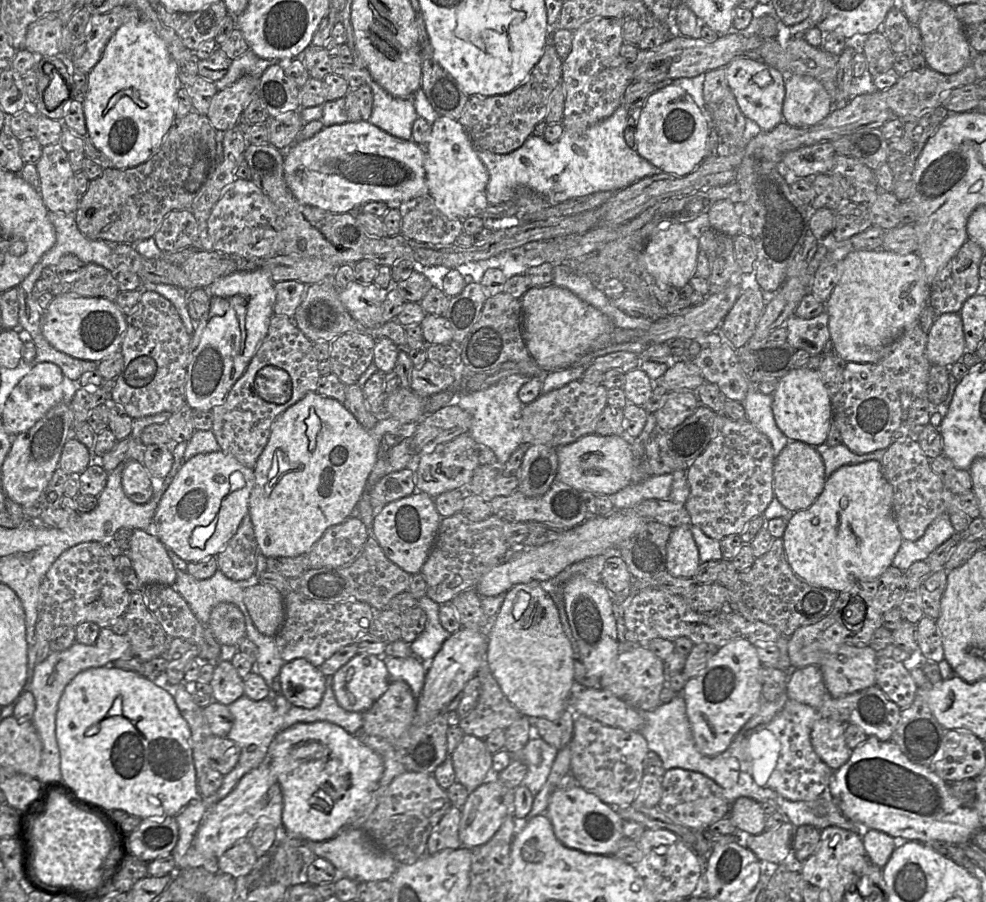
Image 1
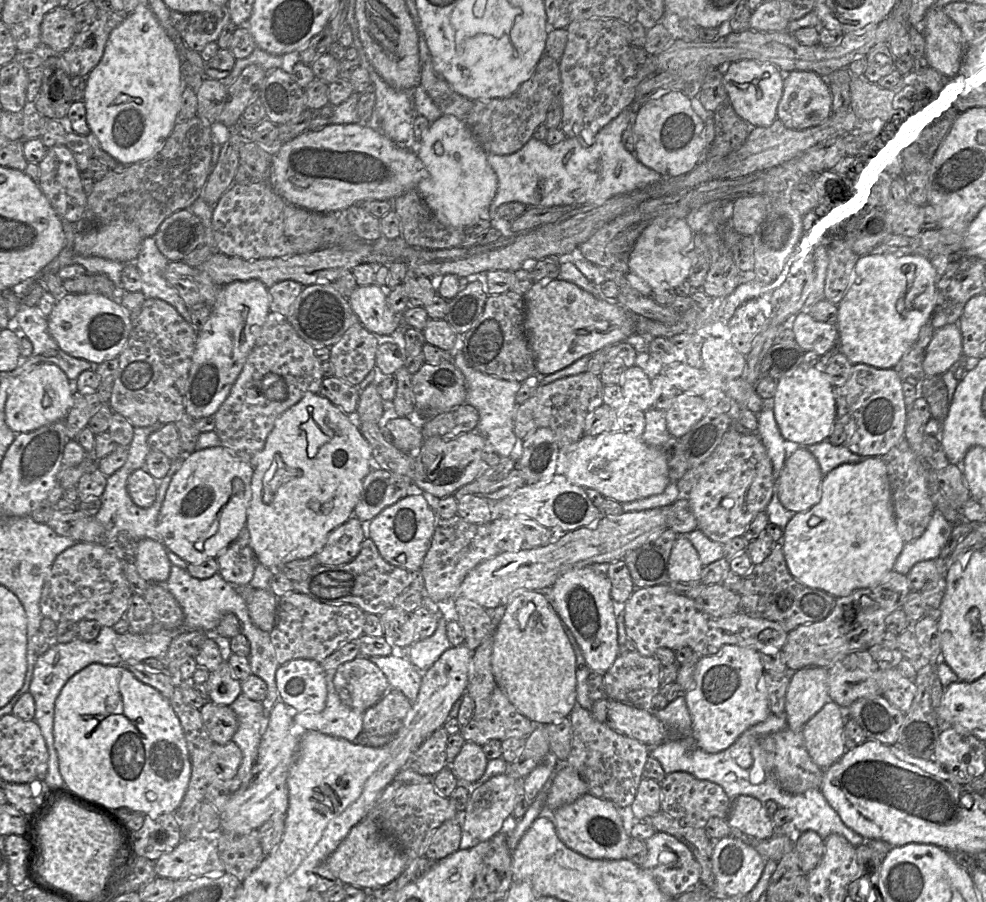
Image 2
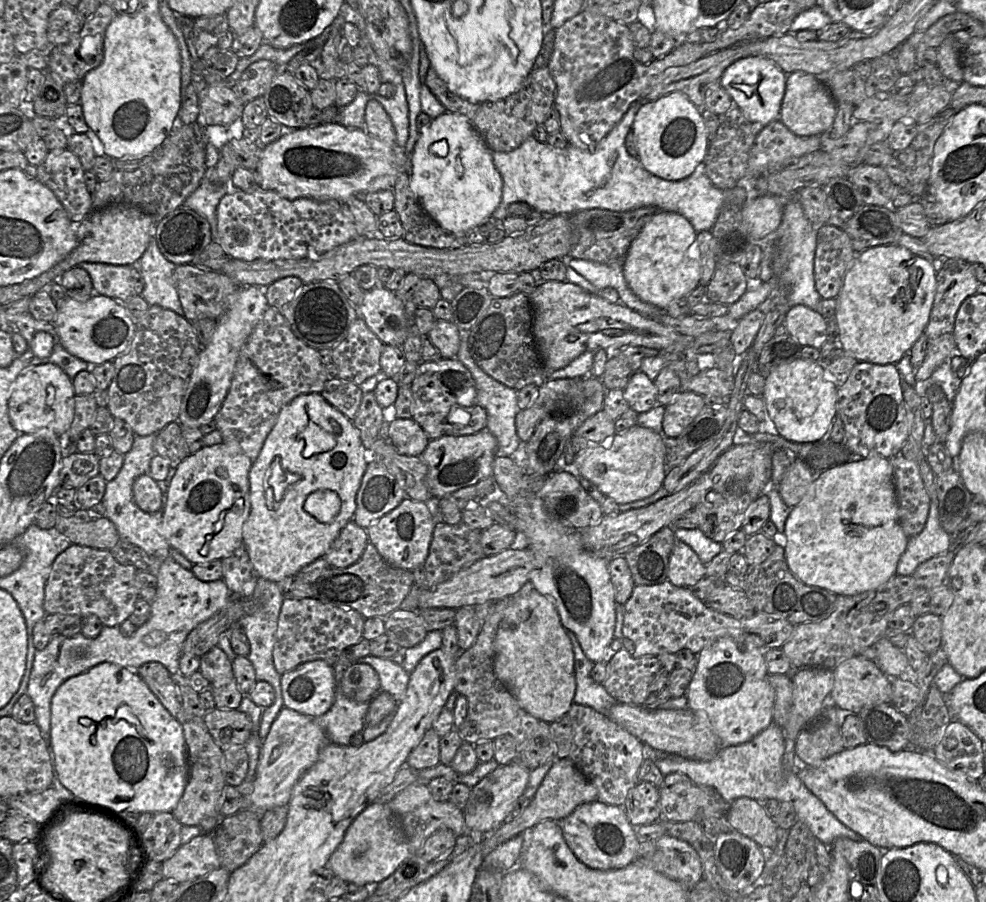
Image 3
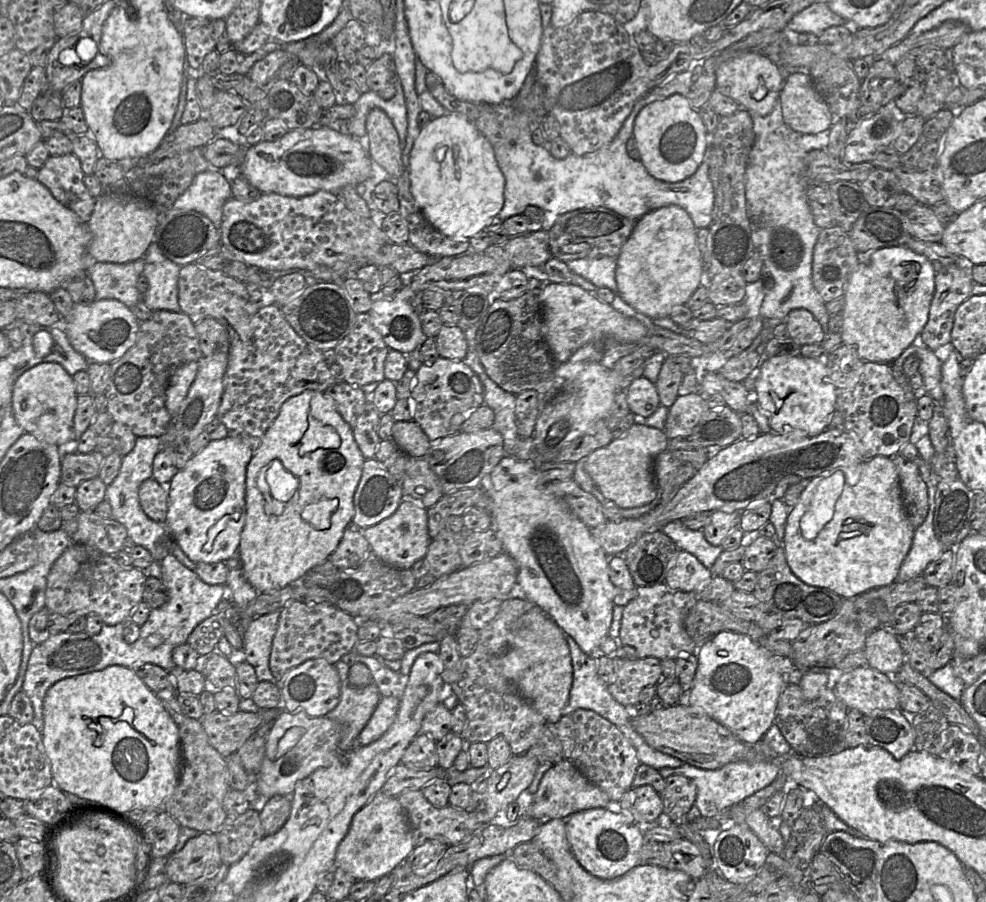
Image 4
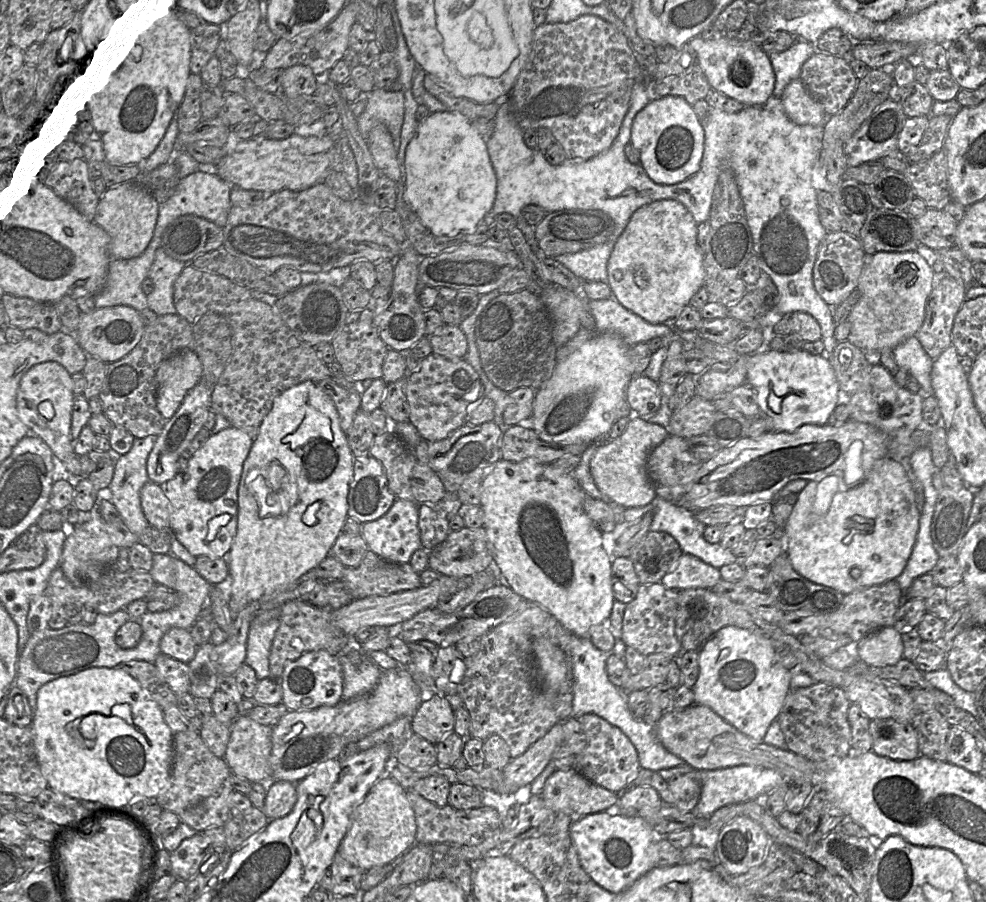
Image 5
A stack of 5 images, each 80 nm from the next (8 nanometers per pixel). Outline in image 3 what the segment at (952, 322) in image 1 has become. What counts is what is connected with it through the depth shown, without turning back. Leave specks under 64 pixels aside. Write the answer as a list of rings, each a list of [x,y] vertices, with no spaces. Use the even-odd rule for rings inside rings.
[[[945,333],[937,338],[928,340],[925,358],[918,368],[916,381],[927,380],[948,357],[957,350],[953,333]]]

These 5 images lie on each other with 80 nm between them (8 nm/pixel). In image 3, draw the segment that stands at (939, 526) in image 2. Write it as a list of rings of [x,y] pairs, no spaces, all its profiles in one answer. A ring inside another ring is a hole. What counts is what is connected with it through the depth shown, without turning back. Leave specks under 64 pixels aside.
[[[933,497],[930,500],[925,527],[918,535],[909,538],[897,565],[897,575],[912,575],[921,563],[951,549],[951,536],[939,521],[938,500]]]

